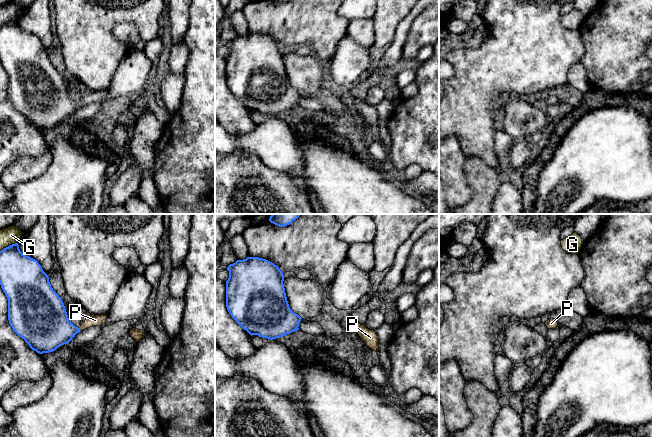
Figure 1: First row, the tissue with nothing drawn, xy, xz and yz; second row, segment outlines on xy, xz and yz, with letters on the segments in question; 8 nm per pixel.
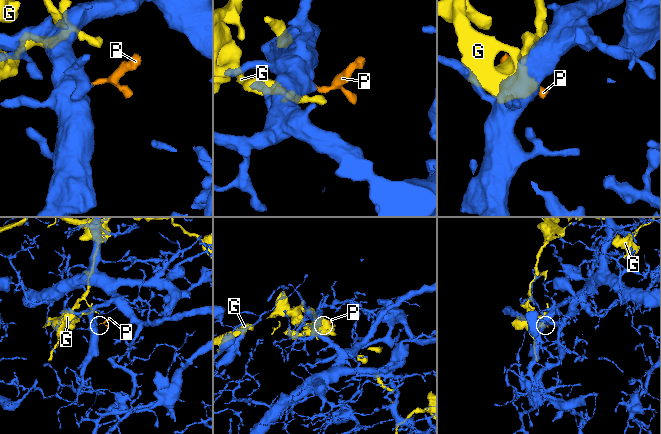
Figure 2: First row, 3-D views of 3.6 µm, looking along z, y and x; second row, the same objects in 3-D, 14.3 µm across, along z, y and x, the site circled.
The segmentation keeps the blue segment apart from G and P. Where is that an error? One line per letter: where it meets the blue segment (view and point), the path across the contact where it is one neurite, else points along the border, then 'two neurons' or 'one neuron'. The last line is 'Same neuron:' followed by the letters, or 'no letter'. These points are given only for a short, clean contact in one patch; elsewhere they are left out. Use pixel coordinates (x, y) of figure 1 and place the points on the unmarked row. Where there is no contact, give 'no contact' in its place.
G: xy (8, 22) | two neurons
P: xy (79, 105) | across xy (48, 103), (55, 105), (79, 105), (95, 96) | one neuron
Same neuron: P

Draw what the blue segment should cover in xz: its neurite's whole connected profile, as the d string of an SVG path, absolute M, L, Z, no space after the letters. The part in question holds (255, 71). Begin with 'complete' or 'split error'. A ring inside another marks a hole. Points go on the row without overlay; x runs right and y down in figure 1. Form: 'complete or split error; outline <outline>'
complete; outline M247 33L230 40L227 46L227 86L251 112L273 116L299 106L302 94L289 83L284 51L277 41Z

